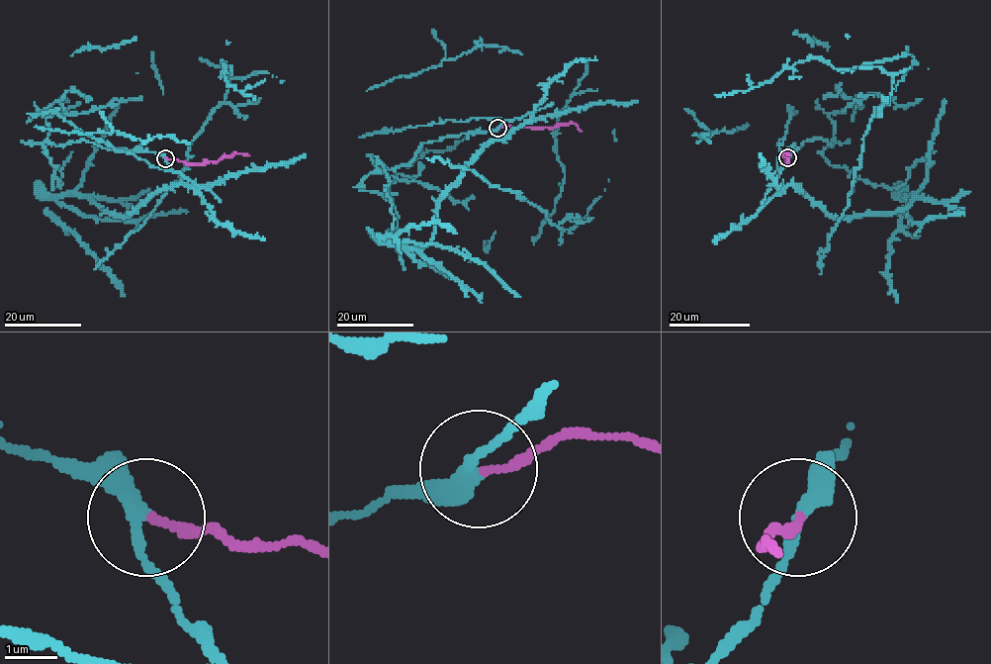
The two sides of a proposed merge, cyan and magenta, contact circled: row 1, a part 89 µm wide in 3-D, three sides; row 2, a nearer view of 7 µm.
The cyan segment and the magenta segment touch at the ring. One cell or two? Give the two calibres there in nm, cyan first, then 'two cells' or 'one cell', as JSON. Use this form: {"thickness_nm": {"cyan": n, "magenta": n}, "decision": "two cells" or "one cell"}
{"thickness_nm": {"cyan": 280, "magenta": 160}, "decision": "two cells"}

